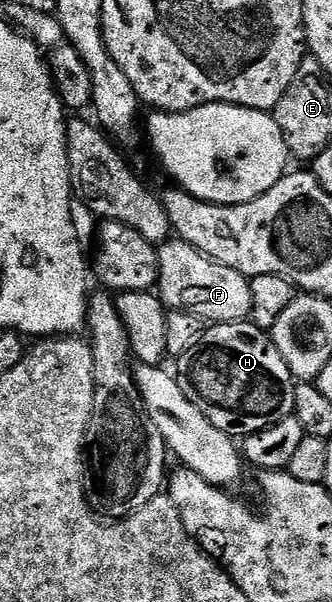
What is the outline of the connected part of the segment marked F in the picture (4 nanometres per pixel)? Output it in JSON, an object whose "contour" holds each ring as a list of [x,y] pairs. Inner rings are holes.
{"contour":[[[179,238],[169,239],[167,244],[159,245],[160,277],[158,295],[169,309],[178,312],[189,312],[200,316],[203,320],[218,324],[234,324],[244,322],[252,315],[251,286],[249,277],[243,276],[230,266],[222,266],[217,260],[203,256],[194,246],[190,246]]]}

